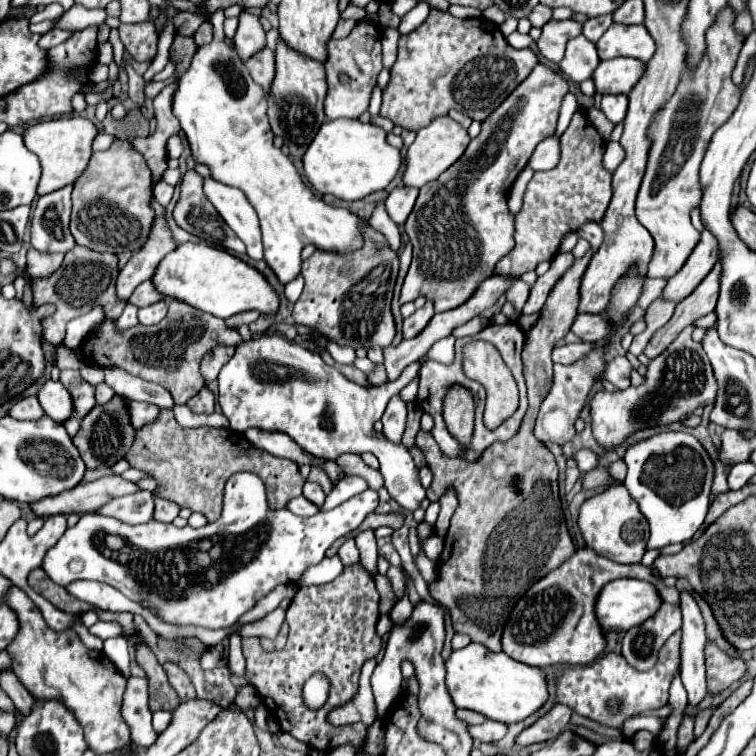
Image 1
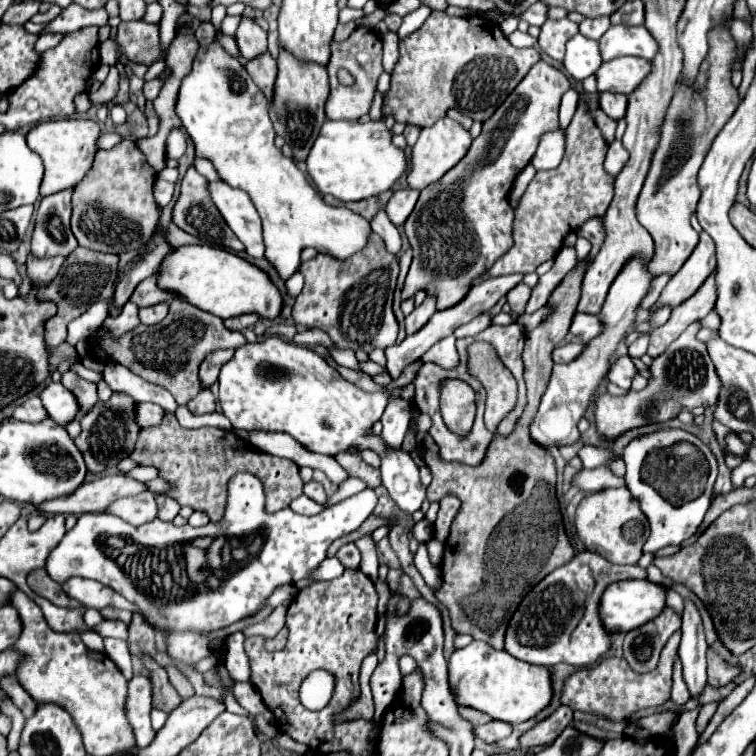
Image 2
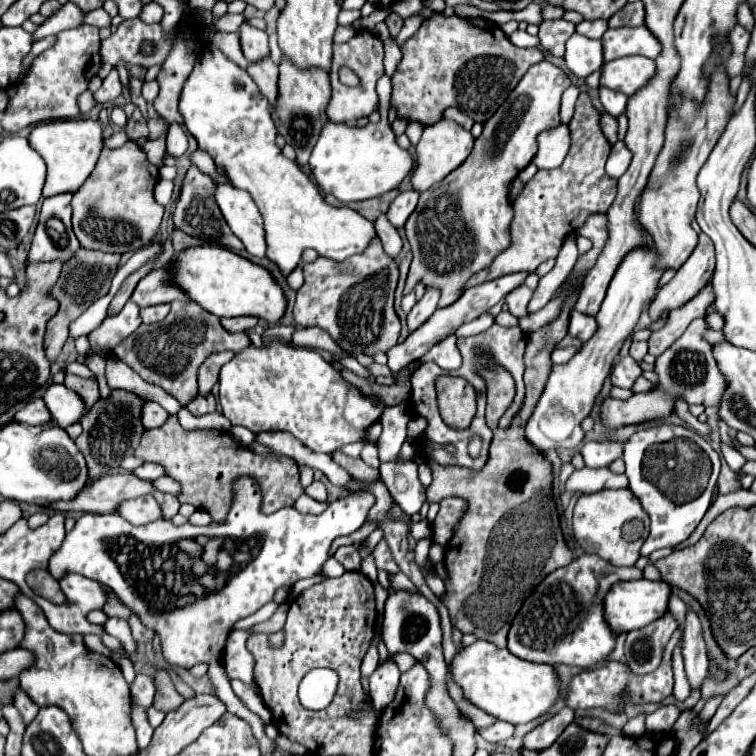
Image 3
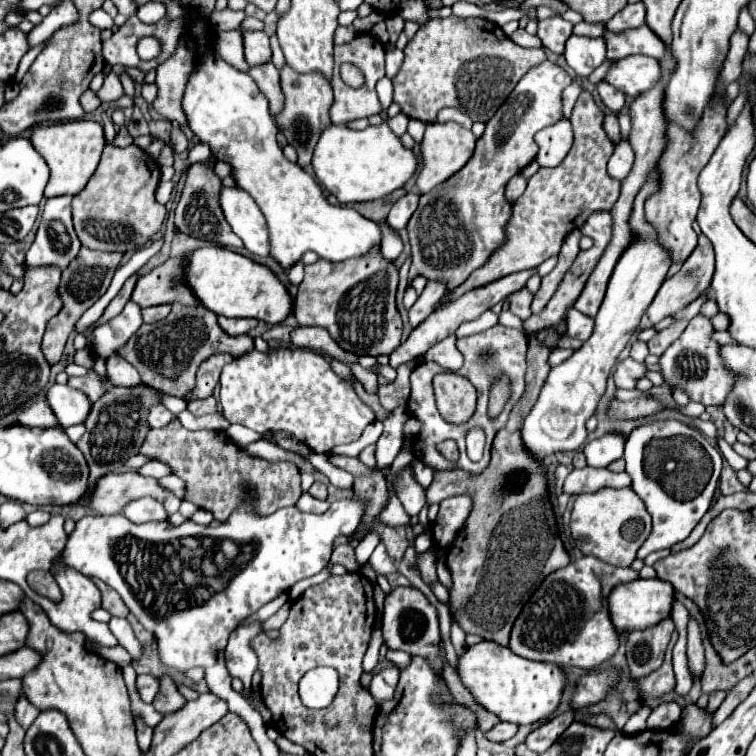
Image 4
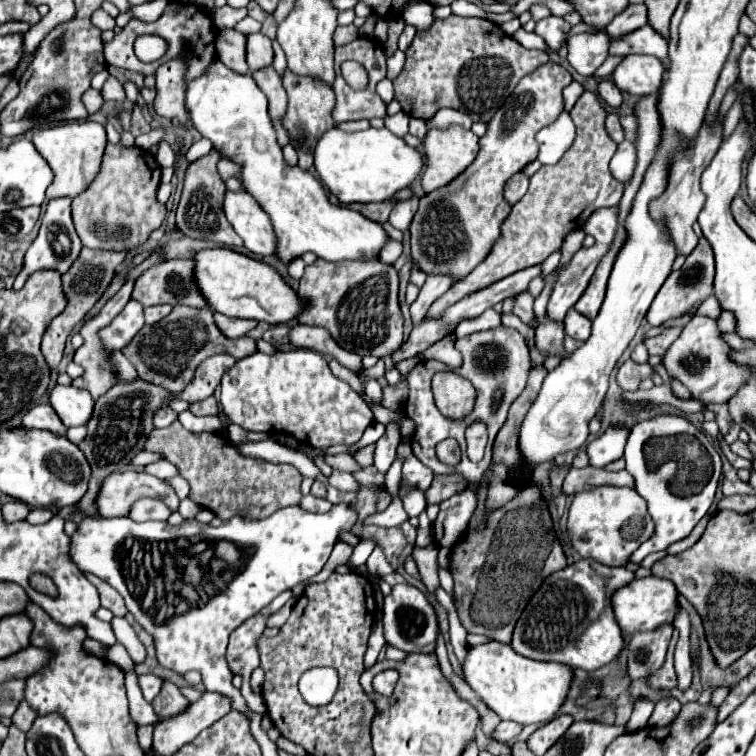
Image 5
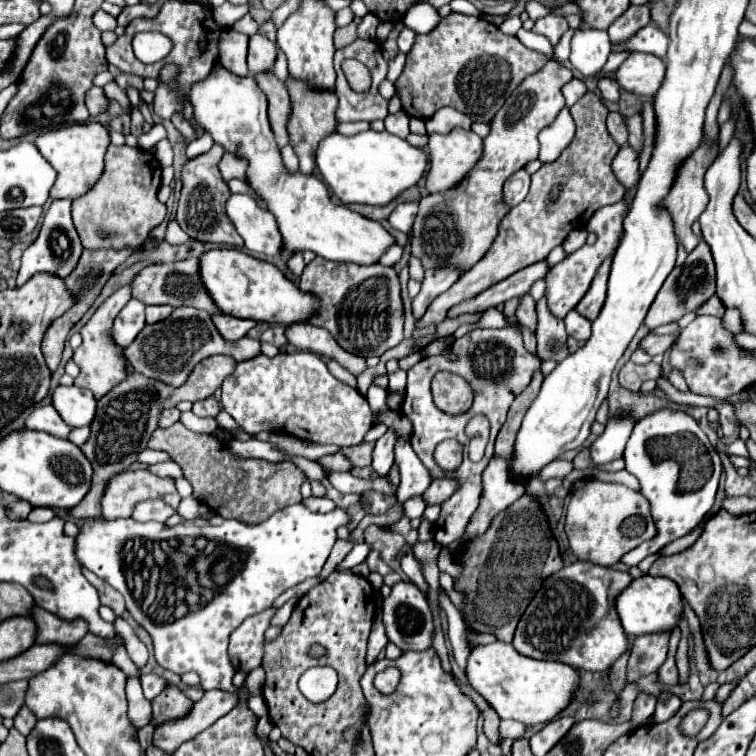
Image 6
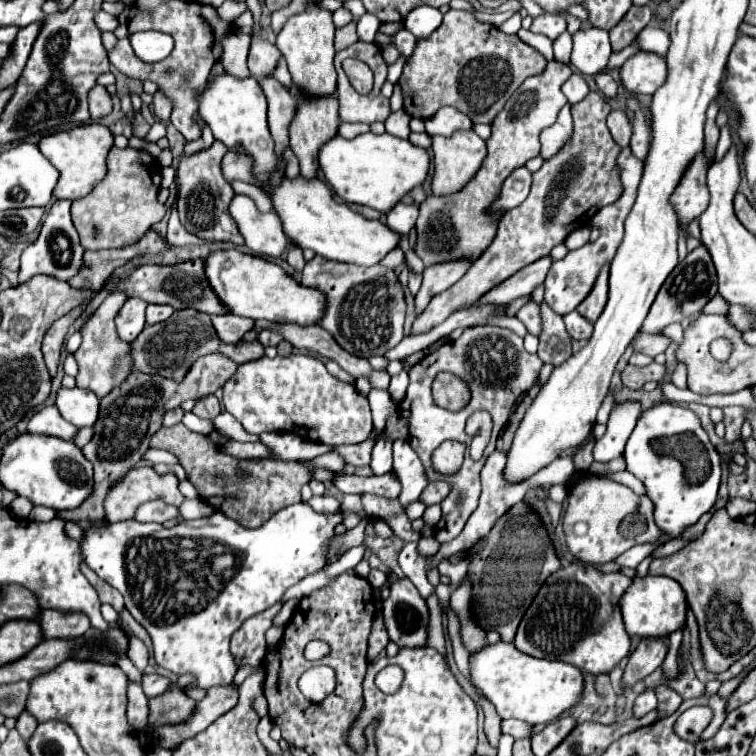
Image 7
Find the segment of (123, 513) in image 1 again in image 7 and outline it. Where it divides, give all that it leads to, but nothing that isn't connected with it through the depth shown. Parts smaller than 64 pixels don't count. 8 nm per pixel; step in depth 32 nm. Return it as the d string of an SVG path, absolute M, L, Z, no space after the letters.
M162 500L146 502L136 512L136 520L138 522L158 522L158 524L164 524L166 520L172 520L172 518L180 518L180 510L176 506L172 506L172 504L164 504Z

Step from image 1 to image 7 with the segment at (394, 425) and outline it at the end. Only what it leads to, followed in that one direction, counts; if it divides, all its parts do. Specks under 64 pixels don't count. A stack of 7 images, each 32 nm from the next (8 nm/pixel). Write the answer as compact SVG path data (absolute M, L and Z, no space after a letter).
M378 438L374 450L372 450L372 462L370 468L374 474L386 474L392 470L392 442L386 438Z

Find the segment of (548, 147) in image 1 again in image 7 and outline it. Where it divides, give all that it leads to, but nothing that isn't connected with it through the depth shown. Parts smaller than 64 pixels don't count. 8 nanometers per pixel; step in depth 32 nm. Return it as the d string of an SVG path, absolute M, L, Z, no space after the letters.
M566 104L560 114L558 114L558 120L554 126L542 130L540 134L540 144L542 144L542 150L540 154L548 160L552 158L560 146L564 146L564 142L570 138L572 134L572 120L570 120L570 104Z

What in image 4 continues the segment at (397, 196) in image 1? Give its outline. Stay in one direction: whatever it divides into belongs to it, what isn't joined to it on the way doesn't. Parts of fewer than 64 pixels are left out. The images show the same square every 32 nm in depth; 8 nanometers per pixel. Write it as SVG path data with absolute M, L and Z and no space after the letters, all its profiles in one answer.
M406 194L404 198L396 200L390 214L388 214L388 224L394 228L394 230L404 230L408 226L408 220L412 218L412 214L416 212L416 206L418 206L418 194Z

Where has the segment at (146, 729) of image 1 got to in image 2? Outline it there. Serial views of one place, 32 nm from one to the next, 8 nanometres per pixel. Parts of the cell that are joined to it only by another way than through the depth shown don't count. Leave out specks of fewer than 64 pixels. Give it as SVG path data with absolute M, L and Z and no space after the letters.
M134 676L128 684L128 720L134 728L134 738L138 748L146 748L154 738L154 728L150 726L152 708L152 682L148 676Z

